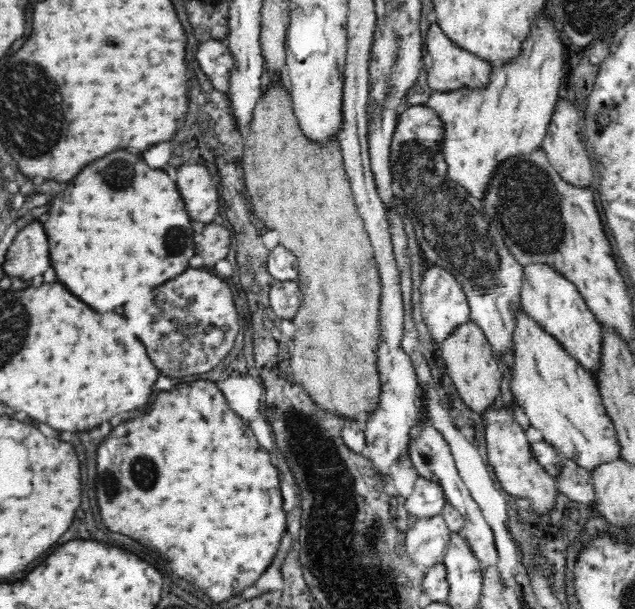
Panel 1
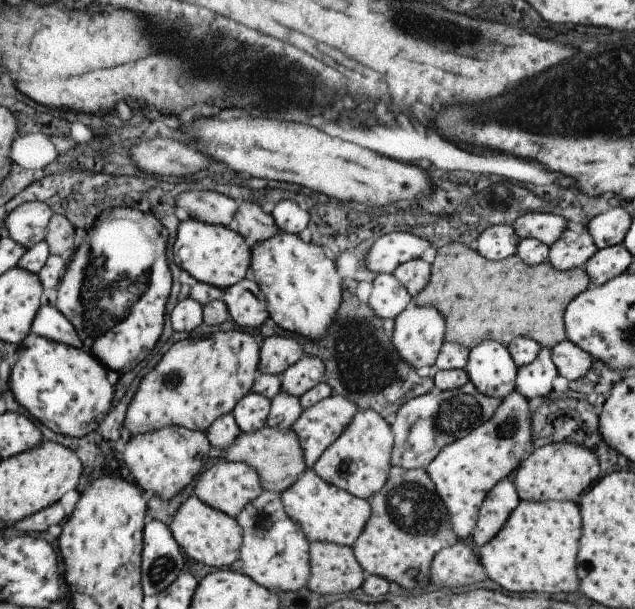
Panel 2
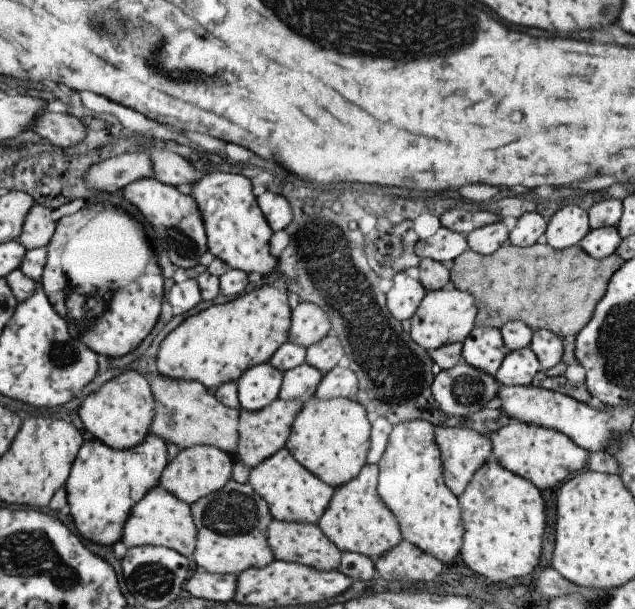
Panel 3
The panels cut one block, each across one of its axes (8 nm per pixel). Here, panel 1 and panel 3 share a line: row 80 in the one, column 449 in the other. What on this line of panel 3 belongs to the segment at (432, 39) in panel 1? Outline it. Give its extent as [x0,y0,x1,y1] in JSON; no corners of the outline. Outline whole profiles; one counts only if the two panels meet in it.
[434,425,492,497]

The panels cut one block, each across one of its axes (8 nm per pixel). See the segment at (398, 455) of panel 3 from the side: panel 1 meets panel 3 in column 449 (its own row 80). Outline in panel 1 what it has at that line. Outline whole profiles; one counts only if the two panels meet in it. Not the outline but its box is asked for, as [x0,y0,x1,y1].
[427,13,562,201]

